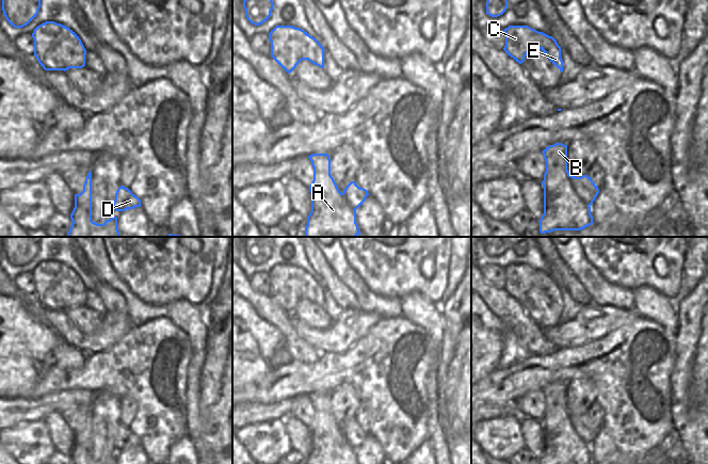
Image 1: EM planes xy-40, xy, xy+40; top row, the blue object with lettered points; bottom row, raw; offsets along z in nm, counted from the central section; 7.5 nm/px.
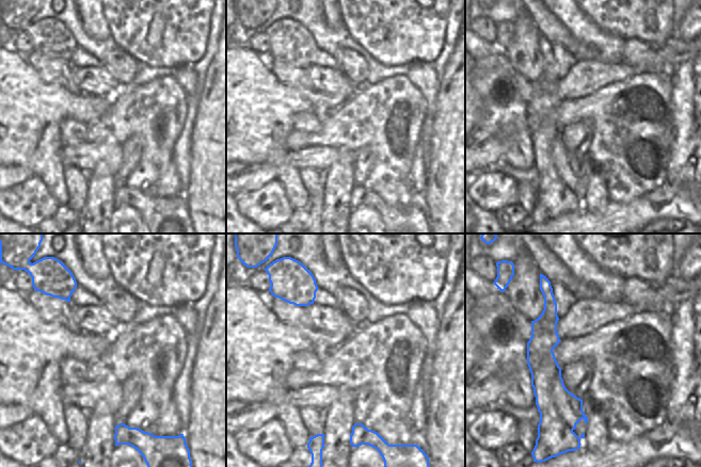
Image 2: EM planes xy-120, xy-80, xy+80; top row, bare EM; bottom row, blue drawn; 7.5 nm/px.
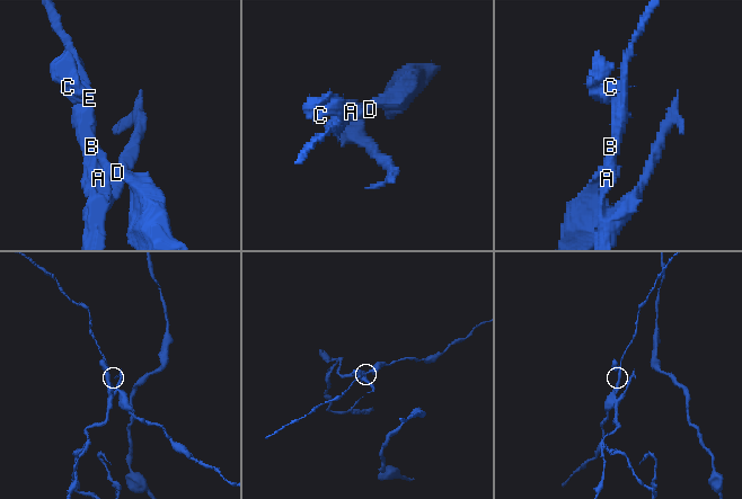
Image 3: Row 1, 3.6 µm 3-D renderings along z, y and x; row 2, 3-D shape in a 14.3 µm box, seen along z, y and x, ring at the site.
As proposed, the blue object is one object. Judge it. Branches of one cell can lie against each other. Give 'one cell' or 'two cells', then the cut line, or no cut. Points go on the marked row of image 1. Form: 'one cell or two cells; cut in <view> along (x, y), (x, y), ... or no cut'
two cells; cut in xy+40 along (544, 176), (559, 164), (589, 206)

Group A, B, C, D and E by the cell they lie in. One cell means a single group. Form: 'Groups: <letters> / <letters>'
Groups: A / B C D E.

